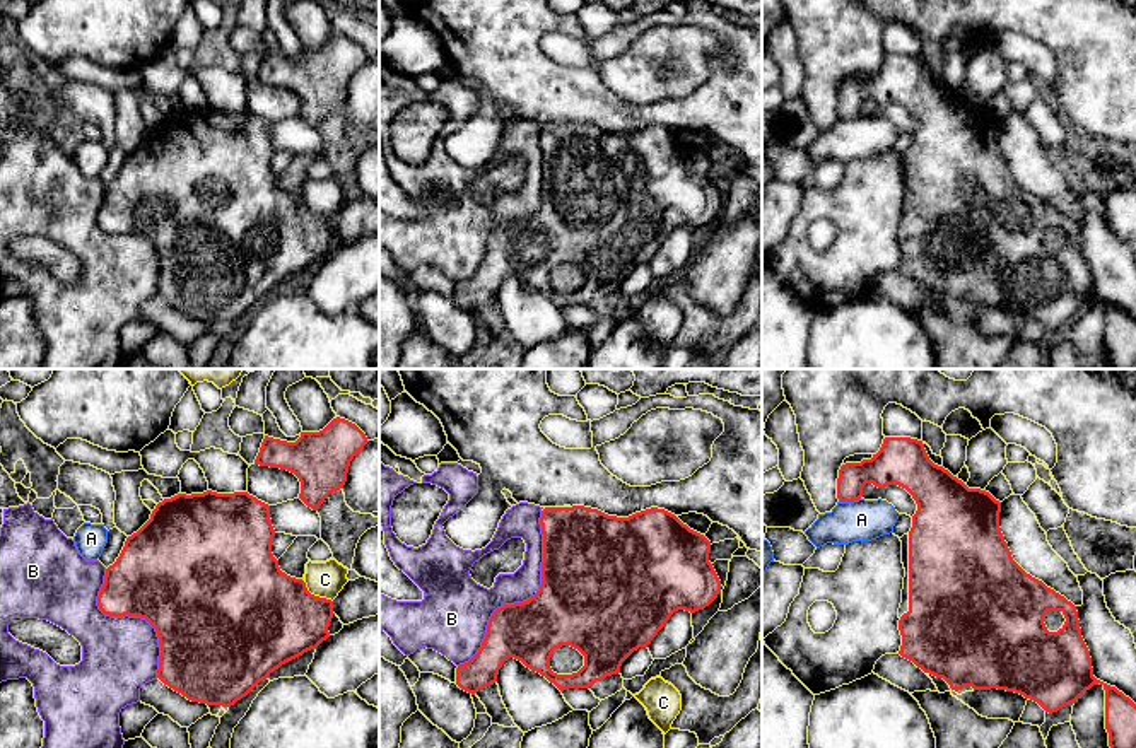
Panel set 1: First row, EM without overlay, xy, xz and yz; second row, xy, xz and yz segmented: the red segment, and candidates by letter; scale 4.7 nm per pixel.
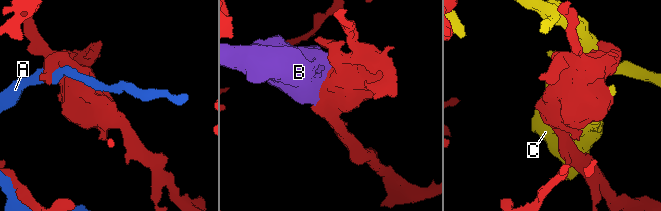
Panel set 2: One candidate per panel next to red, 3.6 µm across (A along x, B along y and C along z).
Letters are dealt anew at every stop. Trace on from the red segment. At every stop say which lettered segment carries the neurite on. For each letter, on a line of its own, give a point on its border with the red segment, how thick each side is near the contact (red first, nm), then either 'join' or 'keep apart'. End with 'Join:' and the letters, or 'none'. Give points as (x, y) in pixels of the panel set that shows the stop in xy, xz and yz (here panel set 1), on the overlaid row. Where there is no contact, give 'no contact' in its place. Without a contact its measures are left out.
A: yz (849, 501) | 180/190 nm | keep apart
B: xz (528, 600) | 420/180 nm | join
C: xy (316, 596) | 440/170 nm | keep apart
Join: B

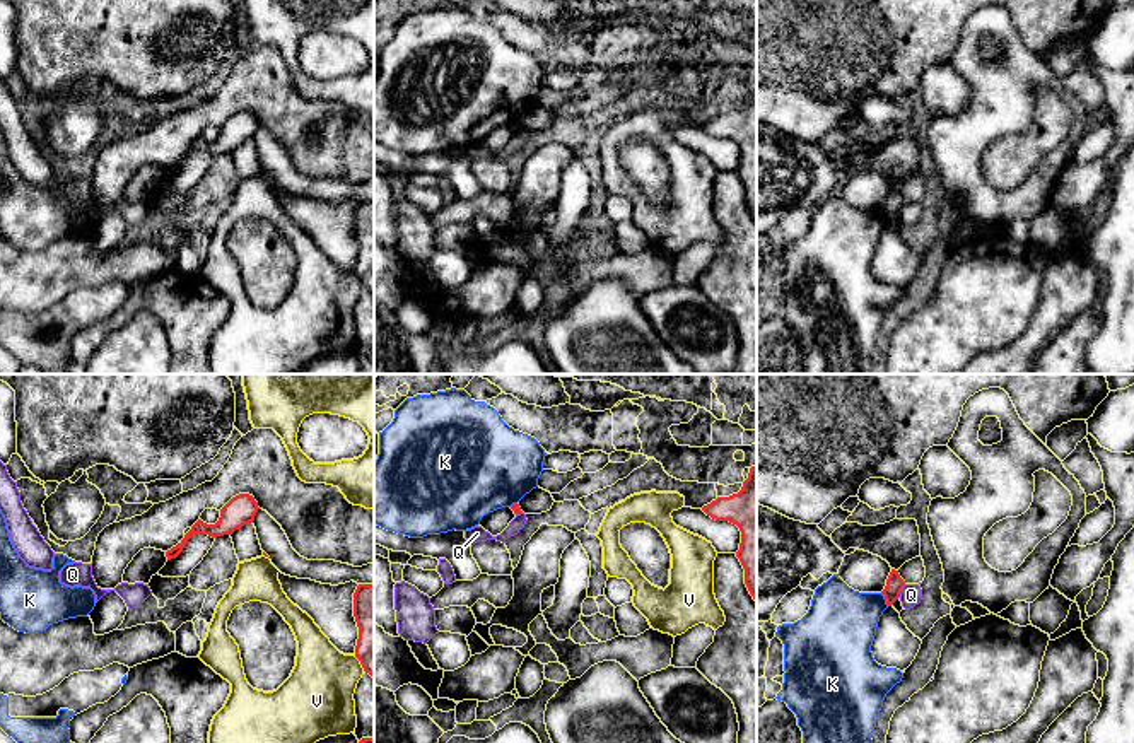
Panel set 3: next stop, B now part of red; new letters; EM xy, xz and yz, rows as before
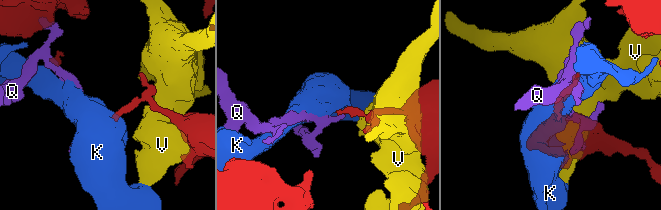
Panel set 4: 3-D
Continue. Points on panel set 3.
K: yz (885, 598) | 80/340 nm | keep apart
Q: yz (900, 591) | 80/100 nm | keep apart
V: xy (361, 663) | 180/320 nm | keep apart
Join: none

